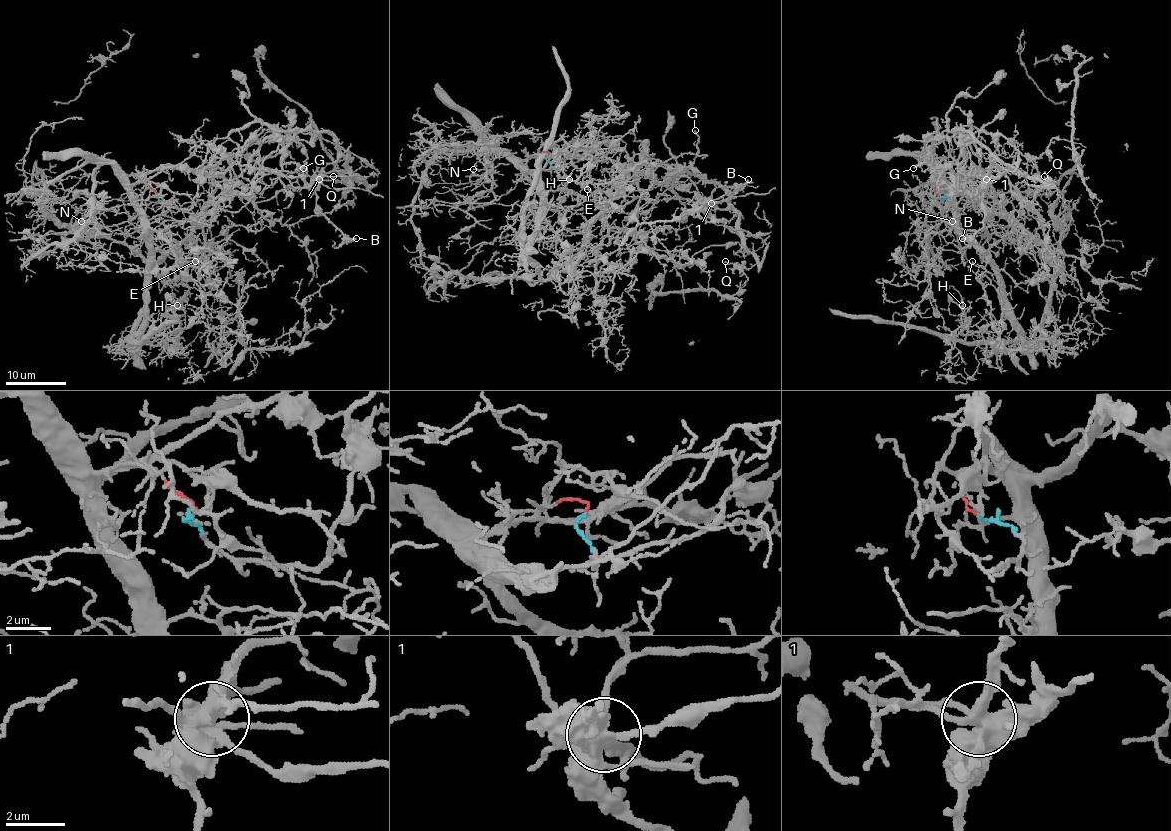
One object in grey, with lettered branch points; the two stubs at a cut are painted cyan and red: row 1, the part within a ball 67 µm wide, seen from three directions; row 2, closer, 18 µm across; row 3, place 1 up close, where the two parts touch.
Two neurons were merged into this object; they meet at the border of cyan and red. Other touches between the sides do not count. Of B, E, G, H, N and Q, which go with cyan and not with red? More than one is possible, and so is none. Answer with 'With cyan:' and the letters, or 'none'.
With cyan: B, G, Q

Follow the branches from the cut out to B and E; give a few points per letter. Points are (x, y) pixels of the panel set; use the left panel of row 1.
B: (157, 194), (188, 209), (206, 149), (253, 122), (325, 130), (338, 157), (317, 181), (316, 208), (356, 238)
E: (157, 194), (143, 182), (130, 187), (140, 215), (142, 236), (170, 257), (191, 266), (199, 265), (194, 260)

